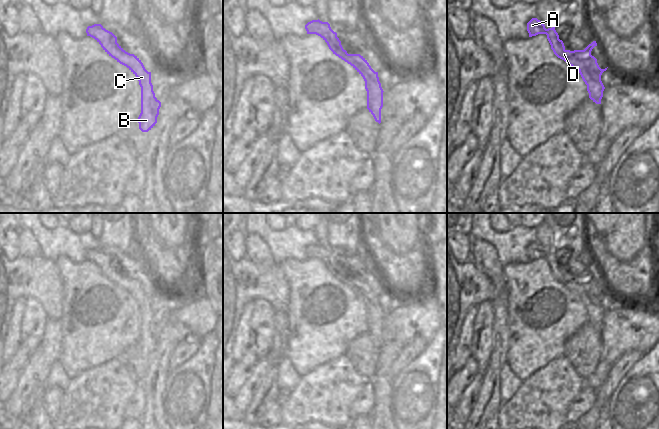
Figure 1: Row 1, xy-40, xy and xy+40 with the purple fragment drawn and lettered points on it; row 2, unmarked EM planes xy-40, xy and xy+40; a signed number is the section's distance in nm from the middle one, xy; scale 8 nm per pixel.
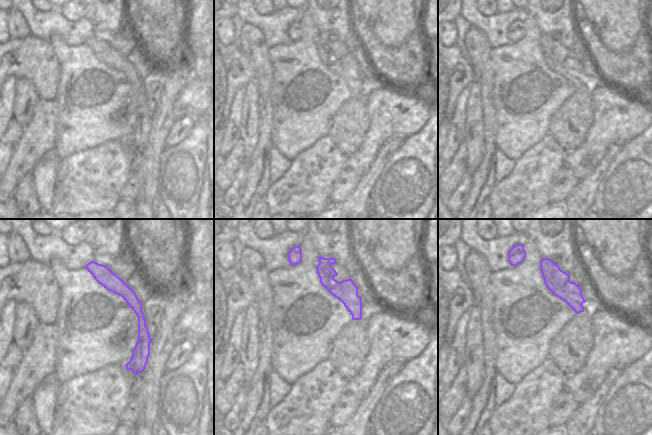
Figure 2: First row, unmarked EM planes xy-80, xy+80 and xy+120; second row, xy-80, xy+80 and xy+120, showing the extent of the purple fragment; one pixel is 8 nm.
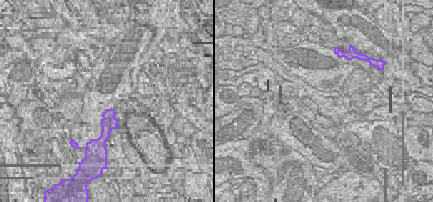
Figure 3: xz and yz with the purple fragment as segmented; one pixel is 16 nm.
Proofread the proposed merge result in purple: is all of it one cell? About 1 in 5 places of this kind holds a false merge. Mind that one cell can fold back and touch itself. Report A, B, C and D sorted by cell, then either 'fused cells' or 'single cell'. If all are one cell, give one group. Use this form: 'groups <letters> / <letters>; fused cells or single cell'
groups A B C / D; fused cells

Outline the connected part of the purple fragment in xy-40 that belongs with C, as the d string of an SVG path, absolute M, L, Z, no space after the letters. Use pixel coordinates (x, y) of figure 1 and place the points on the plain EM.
M101 248L88 250L87 260L94 262L103 274L120 288L126 290L138 303L141 311L141 337L137 343L139 353L148 356L157 347L161 326L155 321L151 307L151 296L148 296L141 284L134 278L126 276L118 267L117 261Z

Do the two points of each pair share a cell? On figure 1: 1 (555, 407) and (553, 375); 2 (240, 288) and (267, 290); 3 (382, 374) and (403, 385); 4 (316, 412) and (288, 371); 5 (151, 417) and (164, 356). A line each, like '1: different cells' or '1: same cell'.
1: same cell
2: same cell
3: different cells
4: different cells
5: same cell

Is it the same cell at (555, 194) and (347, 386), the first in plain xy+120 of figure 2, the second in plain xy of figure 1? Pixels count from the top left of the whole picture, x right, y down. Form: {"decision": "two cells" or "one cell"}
{"decision": "two cells"}

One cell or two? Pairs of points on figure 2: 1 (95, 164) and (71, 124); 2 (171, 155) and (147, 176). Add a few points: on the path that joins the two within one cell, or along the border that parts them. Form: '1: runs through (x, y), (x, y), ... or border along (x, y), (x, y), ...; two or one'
1: border along (108, 140), (71, 153), (64, 158); two
2: border along (166, 146), (160, 155), (158, 165), (158, 190); two

